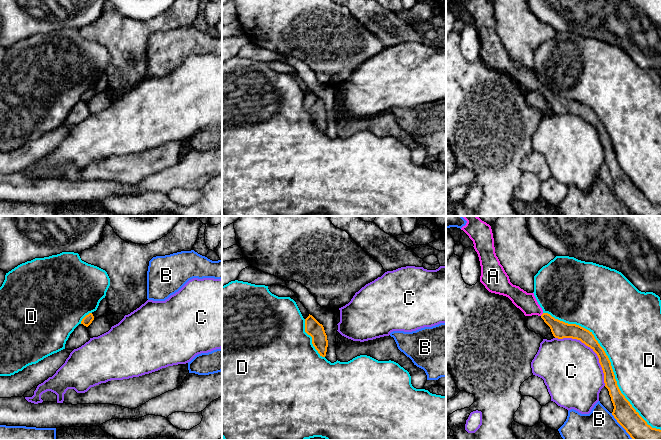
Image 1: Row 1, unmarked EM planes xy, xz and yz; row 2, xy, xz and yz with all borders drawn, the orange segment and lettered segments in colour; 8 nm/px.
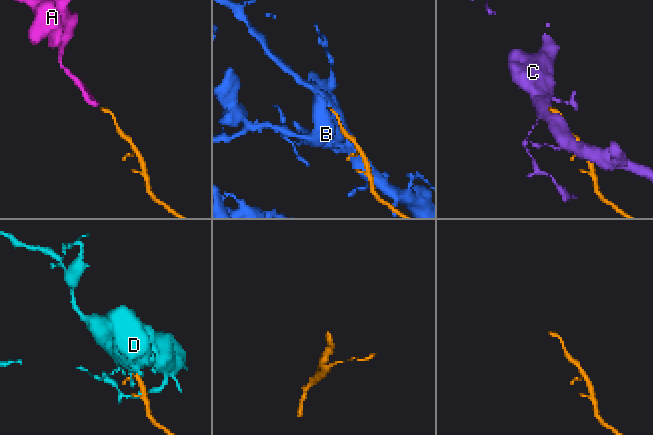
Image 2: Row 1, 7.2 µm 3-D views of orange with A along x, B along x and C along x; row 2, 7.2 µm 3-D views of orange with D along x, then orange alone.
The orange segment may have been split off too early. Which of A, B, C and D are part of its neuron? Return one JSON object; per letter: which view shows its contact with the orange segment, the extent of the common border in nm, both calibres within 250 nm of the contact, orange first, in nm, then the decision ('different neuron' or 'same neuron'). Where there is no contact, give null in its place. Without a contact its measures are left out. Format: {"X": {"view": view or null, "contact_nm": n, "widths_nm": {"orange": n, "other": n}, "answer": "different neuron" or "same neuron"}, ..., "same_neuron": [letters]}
{"A": {"view": "yz", "contact_nm": 40, "widths_nm": {"orange": 140, "other": 160}, "answer": "same neuron"}, "B": {"view": "yz", "contact_nm": 280, "widths_nm": {"orange": 220, "other": 440}, "answer": "different neuron"}, "C": {"view": "yz", "contact_nm": 550, "widths_nm": {"orange": 120, "other": 460}, "answer": "different neuron"}, "D": {"view": "yz", "contact_nm": 1350, "widths_nm": {"orange": 100, "other": 480}, "answer": "different neuron"}, "same_neuron": ["A"]}

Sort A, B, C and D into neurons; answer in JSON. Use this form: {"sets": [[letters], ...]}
{"sets": [["A"], ["B"], ["C"], ["D"]]}

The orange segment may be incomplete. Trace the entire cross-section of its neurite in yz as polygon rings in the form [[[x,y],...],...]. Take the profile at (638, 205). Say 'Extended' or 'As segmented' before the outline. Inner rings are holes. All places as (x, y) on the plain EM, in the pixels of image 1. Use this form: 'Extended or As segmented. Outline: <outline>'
Extended. Outline: [[[466,0],[461,6],[473,17],[473,23],[478,30],[481,42],[480,58],[485,64],[491,69],[508,73],[525,92],[540,92],[550,103],[555,114],[577,115],[590,123],[599,134],[604,149],[605,163],[609,167],[614,182],[612,191],[617,198],[633,216],[661,216],[661,206],[648,201],[621,169],[611,138],[592,108],[579,101],[565,99],[548,89],[544,89],[534,69],[527,69],[510,58],[509,52],[496,32],[493,9],[489,0]]]

